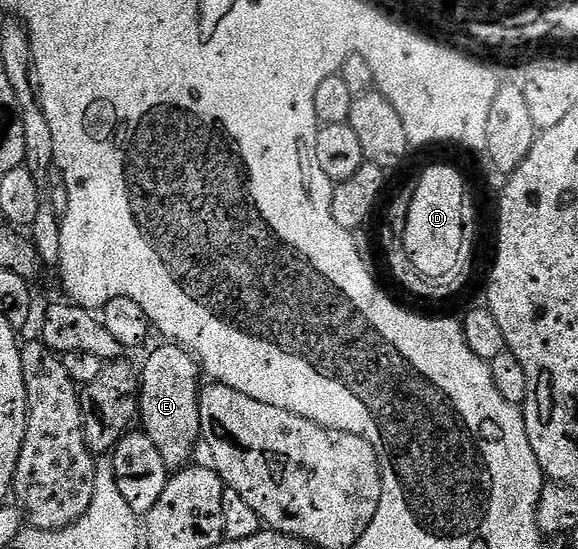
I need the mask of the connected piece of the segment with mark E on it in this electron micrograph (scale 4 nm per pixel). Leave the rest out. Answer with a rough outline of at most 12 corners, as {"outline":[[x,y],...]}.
{"outline":[[161,344],[139,370],[139,426],[176,472],[199,446],[203,371]]}

